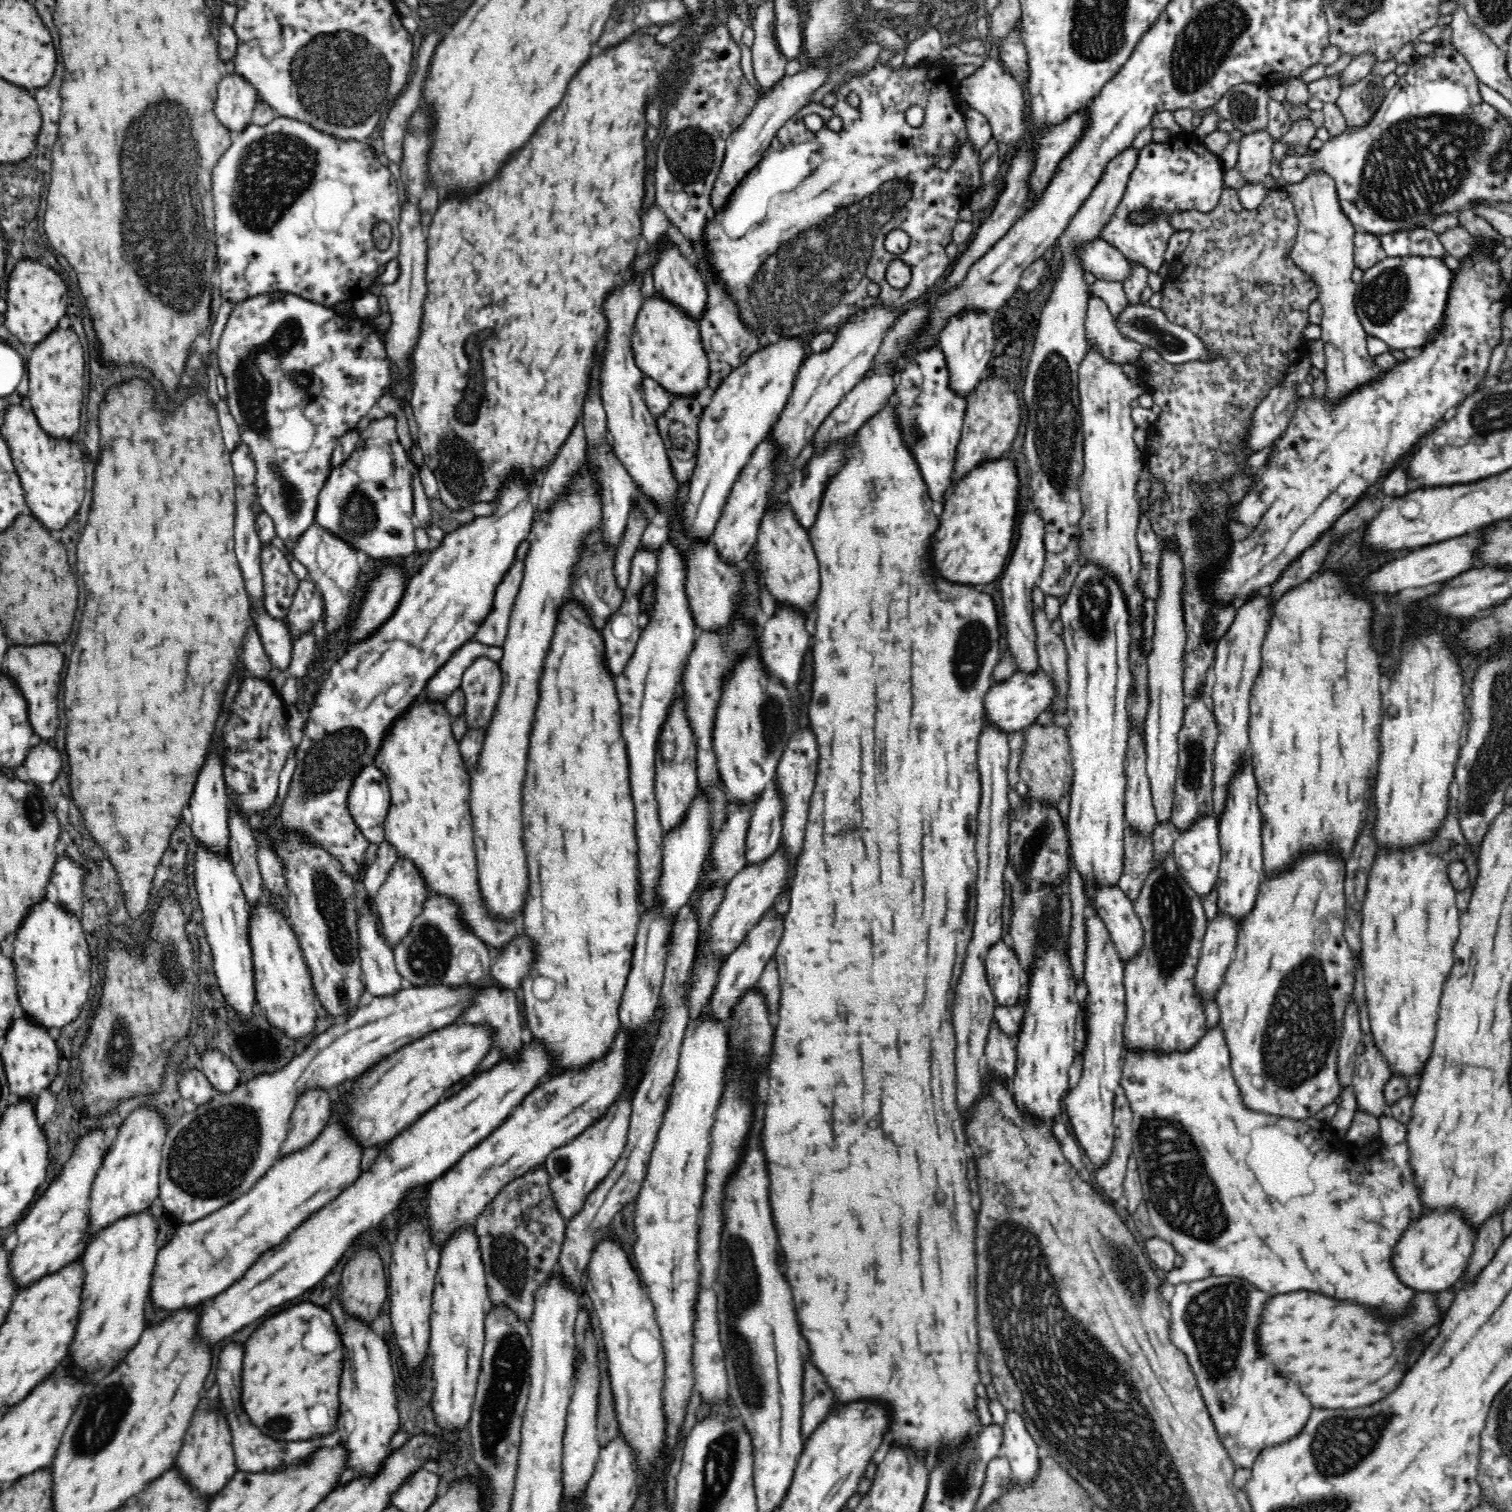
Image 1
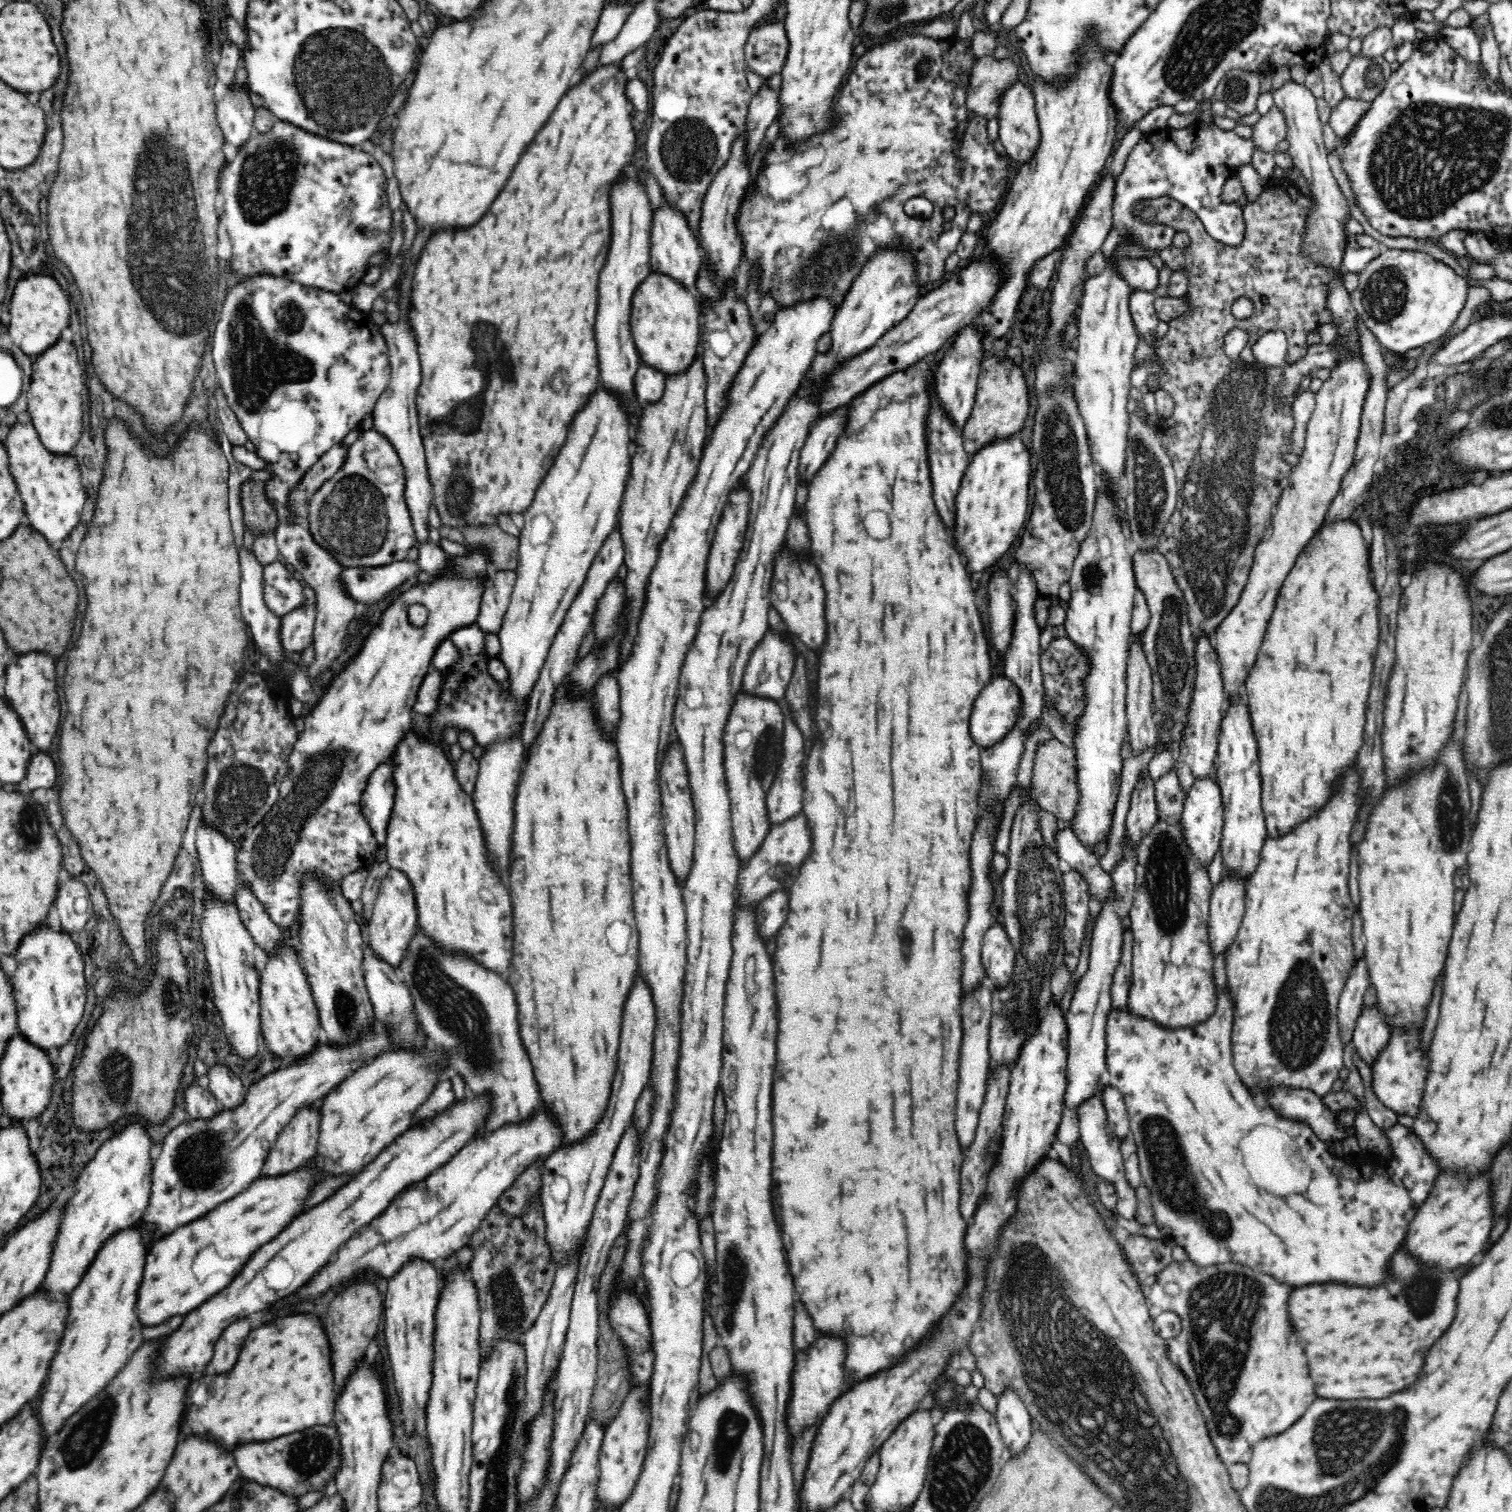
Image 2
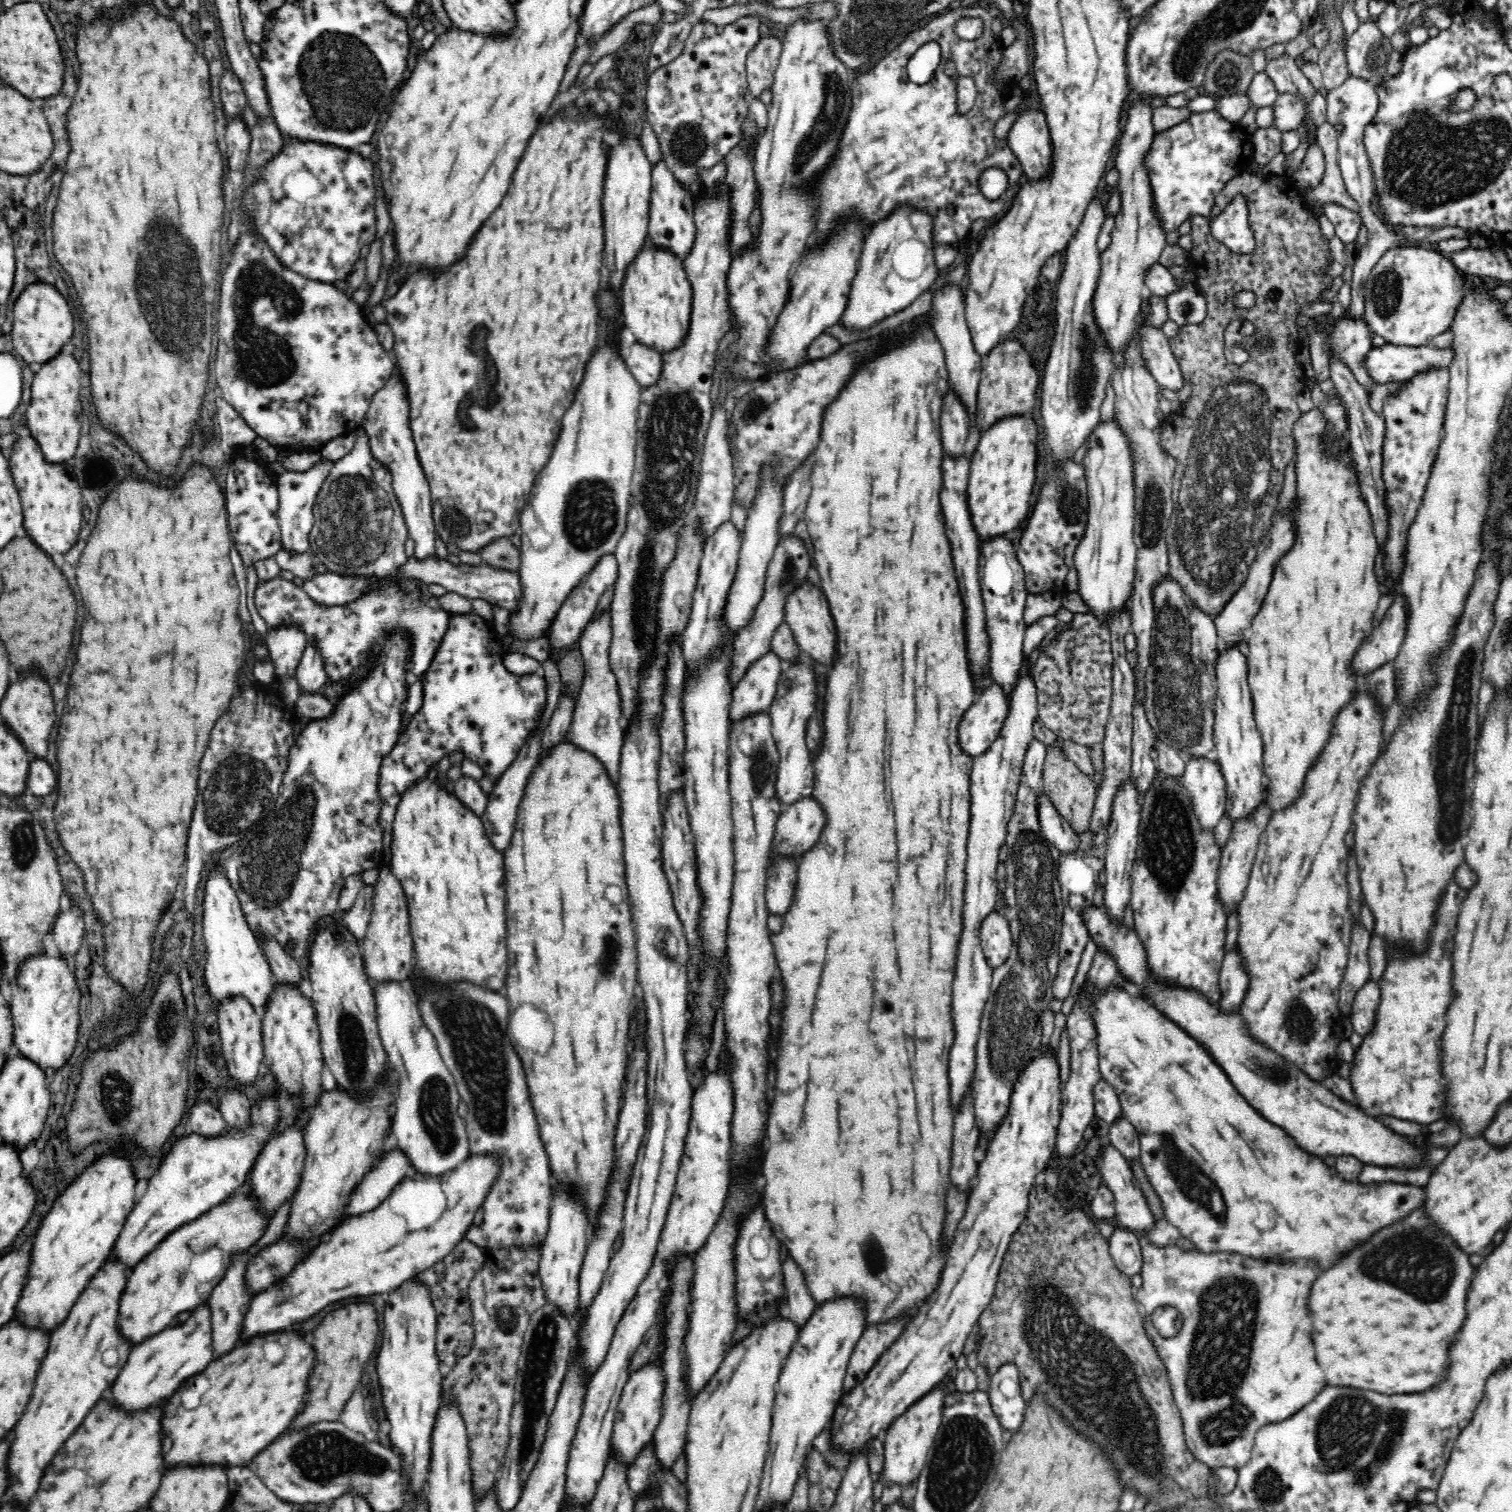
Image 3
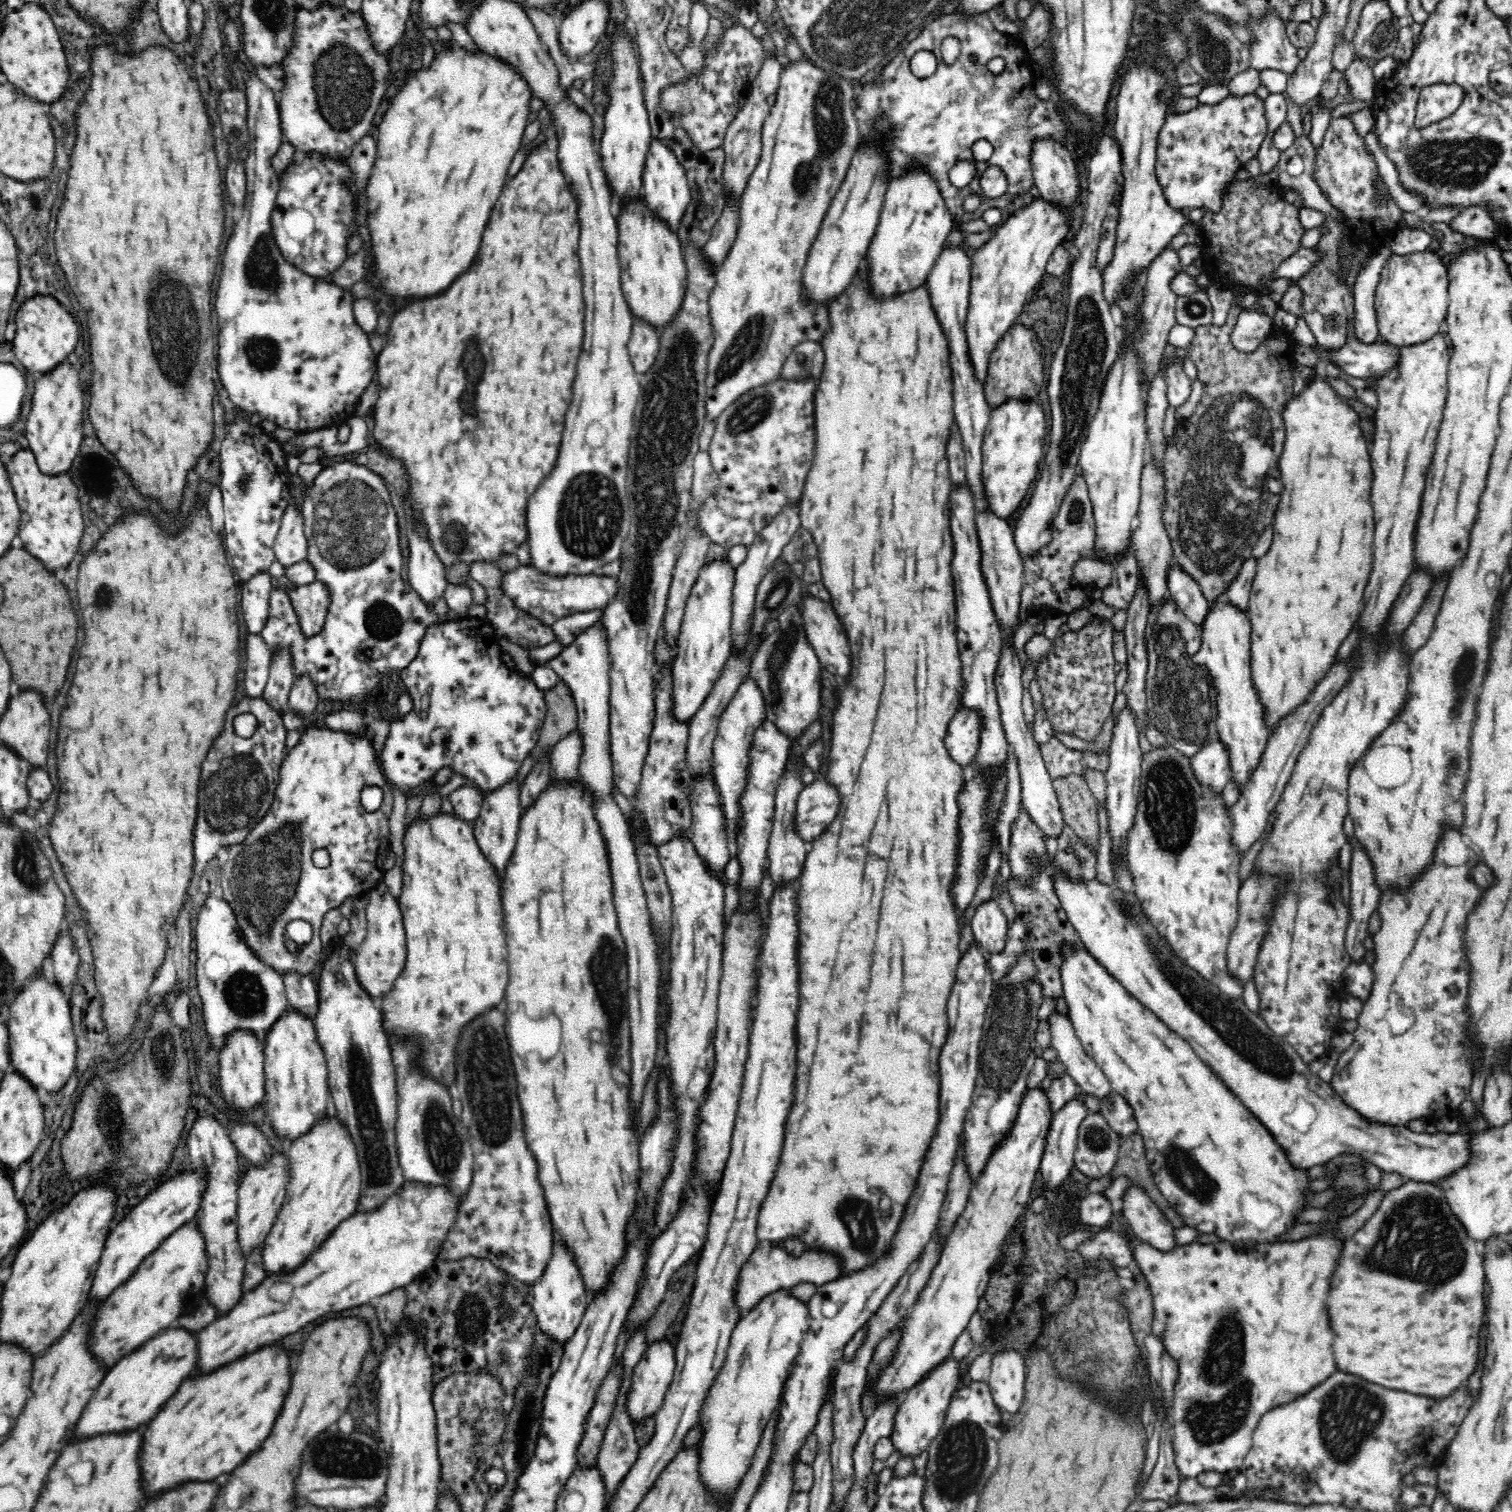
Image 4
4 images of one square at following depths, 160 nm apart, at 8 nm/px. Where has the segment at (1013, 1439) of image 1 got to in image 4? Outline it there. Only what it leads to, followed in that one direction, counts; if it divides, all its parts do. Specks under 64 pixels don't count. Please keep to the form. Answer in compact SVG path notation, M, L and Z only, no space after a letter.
M1014 1349L996 1352L992 1357L987 1383L992 1400L1000 1412L1016 1414L1024 1402L1024 1378L1026 1378L1024 1355Z

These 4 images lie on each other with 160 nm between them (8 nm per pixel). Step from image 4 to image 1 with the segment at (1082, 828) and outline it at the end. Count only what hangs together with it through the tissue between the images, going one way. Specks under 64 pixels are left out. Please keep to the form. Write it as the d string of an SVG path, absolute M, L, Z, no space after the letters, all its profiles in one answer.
M1062 722L1048 724L1032 723L1021 729L1023 751L1018 773L1030 789L1029 794L1042 802L1056 802L1071 790L1073 782L1073 760L1067 727Z

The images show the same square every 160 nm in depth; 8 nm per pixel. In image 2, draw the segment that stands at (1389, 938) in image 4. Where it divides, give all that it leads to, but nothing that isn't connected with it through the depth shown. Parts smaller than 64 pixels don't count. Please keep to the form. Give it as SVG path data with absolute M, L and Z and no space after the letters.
M1392 1031L1386 1048L1371 1066L1372 1090L1386 1108L1390 1108L1397 1114L1409 1114L1416 1117L1418 1106L1422 1102L1422 1094L1424 1094L1428 1066L1430 1066L1429 1055L1422 1053L1420 1036L1414 1033Z

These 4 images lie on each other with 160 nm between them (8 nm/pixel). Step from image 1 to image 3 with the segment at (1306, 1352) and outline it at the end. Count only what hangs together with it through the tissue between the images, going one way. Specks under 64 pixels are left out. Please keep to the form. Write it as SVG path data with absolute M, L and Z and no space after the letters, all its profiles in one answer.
M1423 1206L1404 1220L1374 1233L1359 1247L1316 1278L1310 1290L1308 1310L1312 1318L1312 1340L1318 1364L1326 1374L1326 1384L1374 1390L1380 1394L1428 1390L1444 1380L1442 1366L1446 1364L1446 1342L1466 1318L1466 1292L1475 1266L1450 1237L1434 1229Z

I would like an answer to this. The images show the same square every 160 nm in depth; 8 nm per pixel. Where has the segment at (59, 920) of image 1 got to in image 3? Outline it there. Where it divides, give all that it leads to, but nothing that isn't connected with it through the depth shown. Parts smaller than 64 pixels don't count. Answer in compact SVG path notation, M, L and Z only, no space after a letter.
M42 950L42 952L38 952L38 954L32 954L24 958L24 960L21 962L21 965L18 966L18 972L16 973L16 978L14 978L13 982L11 983L11 987L12 999L9 1002L9 1007L13 1018L14 1042L15 1045L18 1047L18 1053L22 1056L25 1056L26 1058L29 1058L32 1062L38 1063L38 1066L41 1066L44 1071L46 1070L46 1068L48 1068L51 1073L54 1073L56 1070L59 1070L60 1068L62 1068L62 1066L64 1066L67 1058L70 1058L70 1056L72 1056L72 1052L78 1038L80 1024L79 1004L81 1003L81 990L77 983L73 962L61 955L57 957L47 955L44 950Z

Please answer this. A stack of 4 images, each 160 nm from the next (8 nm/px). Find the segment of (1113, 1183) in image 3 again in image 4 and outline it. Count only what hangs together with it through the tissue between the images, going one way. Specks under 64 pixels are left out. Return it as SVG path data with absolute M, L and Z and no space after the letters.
M1136 1184L1122 1194L1122 1218L1126 1220L1132 1237L1147 1242L1160 1251L1170 1251L1176 1246L1174 1227L1165 1220L1158 1205Z

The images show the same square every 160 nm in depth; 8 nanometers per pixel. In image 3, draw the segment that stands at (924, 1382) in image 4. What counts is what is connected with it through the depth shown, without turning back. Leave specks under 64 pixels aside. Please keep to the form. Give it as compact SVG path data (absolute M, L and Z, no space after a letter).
M932 1390L930 1394L919 1398L902 1416L895 1418L894 1422L885 1431L883 1468L880 1472L884 1484L897 1484L904 1490L908 1485L914 1485L933 1446L939 1430L941 1429L942 1410L945 1395L942 1390Z

